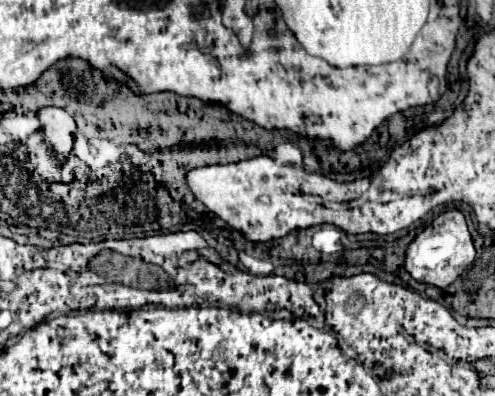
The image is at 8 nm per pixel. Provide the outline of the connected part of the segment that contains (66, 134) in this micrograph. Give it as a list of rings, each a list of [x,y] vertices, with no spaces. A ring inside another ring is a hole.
[[[40,108],[36,112],[36,118],[40,122],[40,130],[44,134],[44,142],[48,144],[50,158],[56,162],[64,162],[74,146],[76,136],[76,122],[72,116],[62,108]]]

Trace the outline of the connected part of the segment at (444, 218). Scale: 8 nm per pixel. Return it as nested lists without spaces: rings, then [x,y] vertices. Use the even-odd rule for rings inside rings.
[[[448,210],[448,212],[442,212],[432,222],[432,226],[428,226],[422,234],[414,238],[414,242],[406,250],[404,266],[414,280],[432,284],[438,288],[446,288],[474,262],[474,258],[476,258],[476,248],[468,232],[464,214],[460,210]]]

